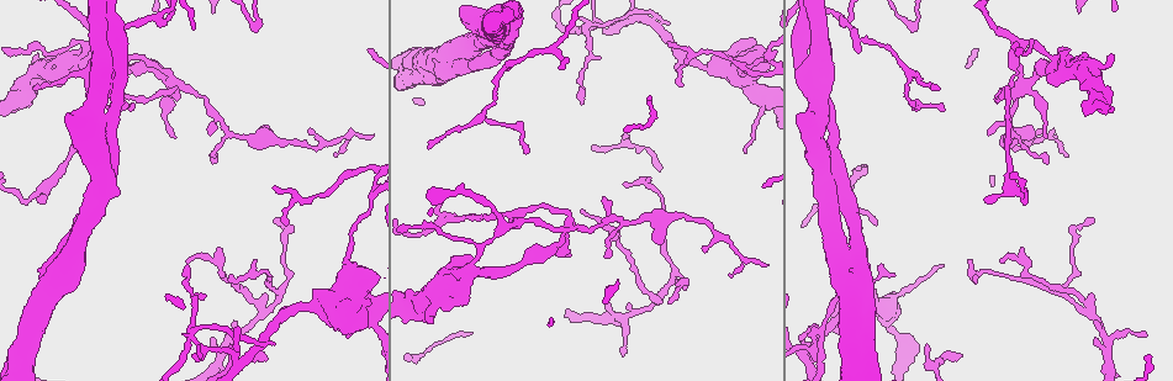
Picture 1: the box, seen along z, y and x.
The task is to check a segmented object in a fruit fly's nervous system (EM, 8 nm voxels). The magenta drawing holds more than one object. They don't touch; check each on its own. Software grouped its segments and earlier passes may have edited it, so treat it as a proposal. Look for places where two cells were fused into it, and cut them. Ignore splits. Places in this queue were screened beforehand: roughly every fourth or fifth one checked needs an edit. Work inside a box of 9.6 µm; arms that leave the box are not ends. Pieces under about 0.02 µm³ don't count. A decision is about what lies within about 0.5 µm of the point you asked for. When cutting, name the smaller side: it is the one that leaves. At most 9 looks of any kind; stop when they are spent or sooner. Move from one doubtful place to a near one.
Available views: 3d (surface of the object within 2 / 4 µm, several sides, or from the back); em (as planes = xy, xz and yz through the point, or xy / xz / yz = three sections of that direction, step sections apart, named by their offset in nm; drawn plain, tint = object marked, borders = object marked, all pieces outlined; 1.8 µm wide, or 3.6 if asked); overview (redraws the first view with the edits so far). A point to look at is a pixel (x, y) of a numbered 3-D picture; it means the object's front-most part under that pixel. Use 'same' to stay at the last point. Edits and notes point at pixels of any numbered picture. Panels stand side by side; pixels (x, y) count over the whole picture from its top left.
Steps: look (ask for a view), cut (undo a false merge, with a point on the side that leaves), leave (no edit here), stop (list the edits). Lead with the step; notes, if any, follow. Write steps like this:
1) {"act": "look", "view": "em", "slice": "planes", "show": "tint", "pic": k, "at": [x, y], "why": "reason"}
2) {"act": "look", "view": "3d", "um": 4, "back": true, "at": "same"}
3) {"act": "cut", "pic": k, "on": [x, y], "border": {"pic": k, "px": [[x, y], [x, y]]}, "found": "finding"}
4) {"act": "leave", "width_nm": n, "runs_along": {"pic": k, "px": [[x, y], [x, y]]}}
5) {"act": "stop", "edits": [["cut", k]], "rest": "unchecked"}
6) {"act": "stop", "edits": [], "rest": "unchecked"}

{"act": "look", "view": "3d", "um": 2, "pic": 1, "at": [1065, 57], "why": "small branch off a trunk"}

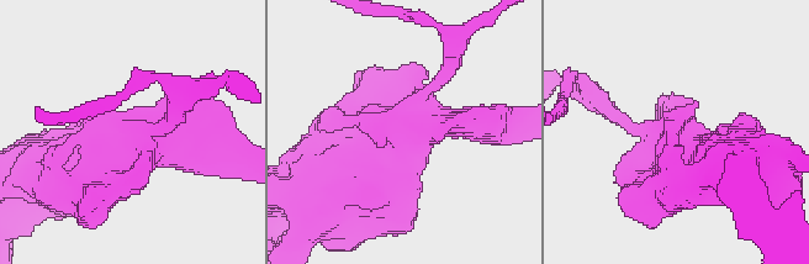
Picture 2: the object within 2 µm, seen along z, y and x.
{"act": "look", "view": "em", "slice": "planes", "show": "tint", "pic": 2, "at": [418, 126]}

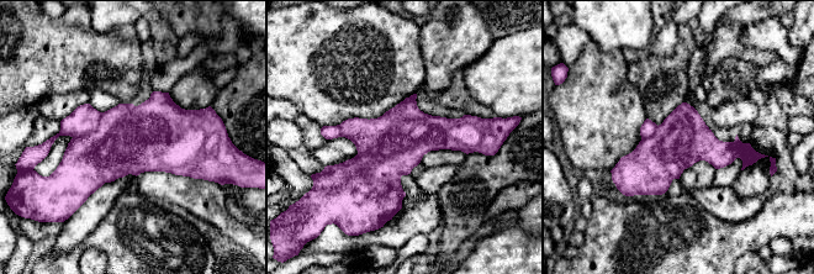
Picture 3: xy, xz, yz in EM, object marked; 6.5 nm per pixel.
{"act": "cut", "pic": 3, "on": [85, 119], "arms": 4, "found": "two cells meet here"}

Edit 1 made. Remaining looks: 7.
{"act": "look", "view": "em", "um": 3.6, "slice": "xz", "step": 8, "show": "tint", "pic": 1, "at": [852, 249], "why": "touches itself"}

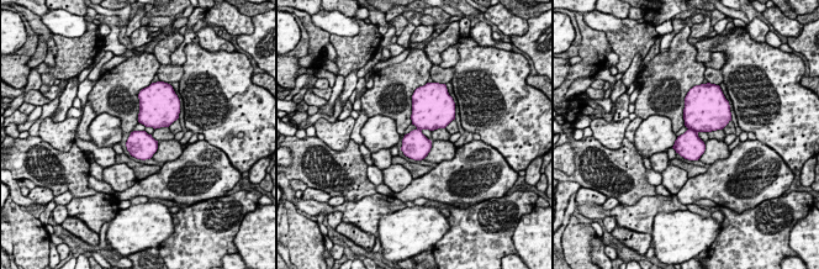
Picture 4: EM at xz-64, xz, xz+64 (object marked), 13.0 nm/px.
{"act": "leave", "width_nm": 340, "found": "all the same cell"}

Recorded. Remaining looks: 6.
{"act": "look", "view": "em", "um": 3.6, "slice": "planes", "show": "tint", "pic": 1, "at": [347, 262], "why": "calibre changes"}

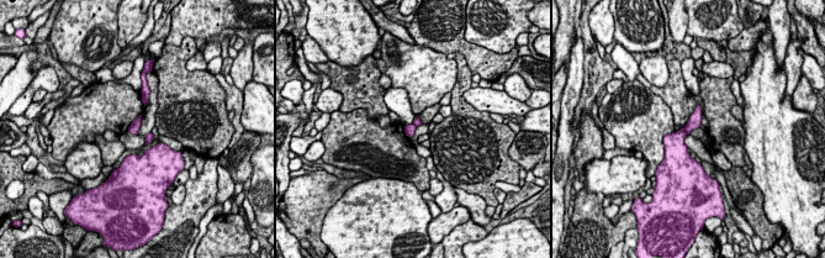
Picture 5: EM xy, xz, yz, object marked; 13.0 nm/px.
{"act": "cut", "pic": 5, "on": [696, 117], "width_nm": 130, "border": {"pic": 5, "px": [[683, 127], [688, 133]]}, "found": "two cells meet here"}

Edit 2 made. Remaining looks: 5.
{"act": "look", "view": "em", "um": 3.6, "slice": "xy", "step": 4, "show": "tint", "pic": 1, "at": [93, 113], "why": "thick turns thin"}

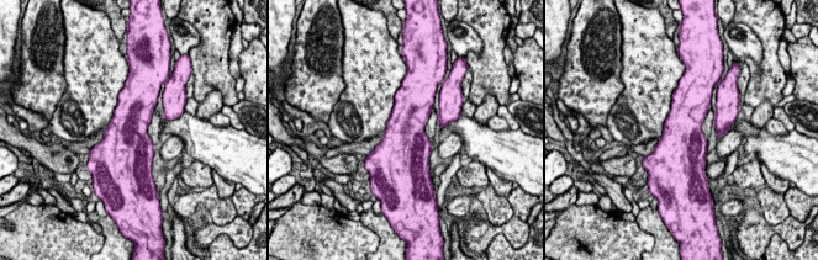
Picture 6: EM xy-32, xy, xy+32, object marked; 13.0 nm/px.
{"act": "look", "view": "em", "um": 3.6, "slice": "planes", "show": "tint", "at": "same", "why": "another direction"}

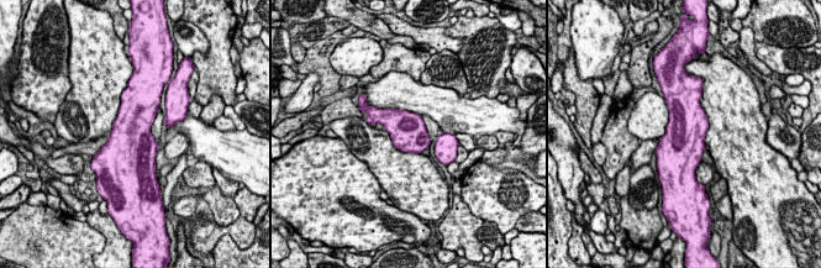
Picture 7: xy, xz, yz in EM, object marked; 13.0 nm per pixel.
{"act": "leave", "found": "continuous, no second cell"}

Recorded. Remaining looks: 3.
{"act": "stop", "edits": [["cut", 3], ["cut", 5]], "rest": "unchecked"}

